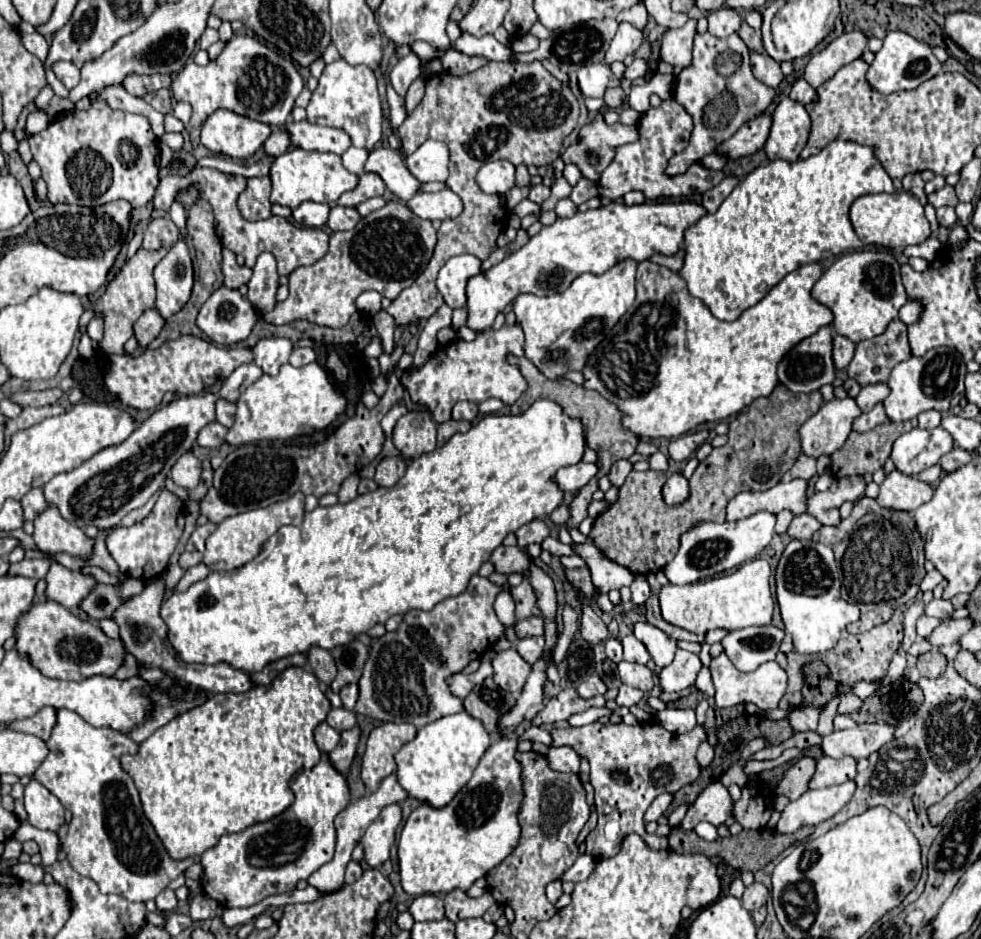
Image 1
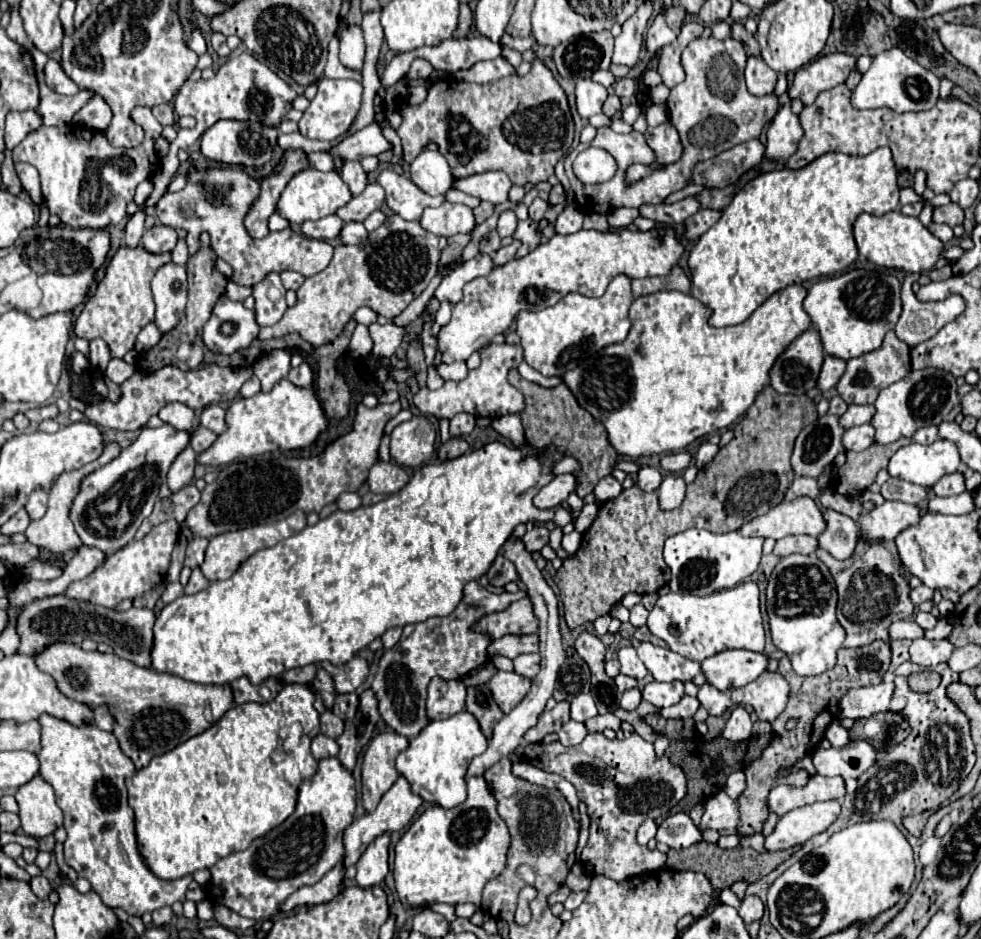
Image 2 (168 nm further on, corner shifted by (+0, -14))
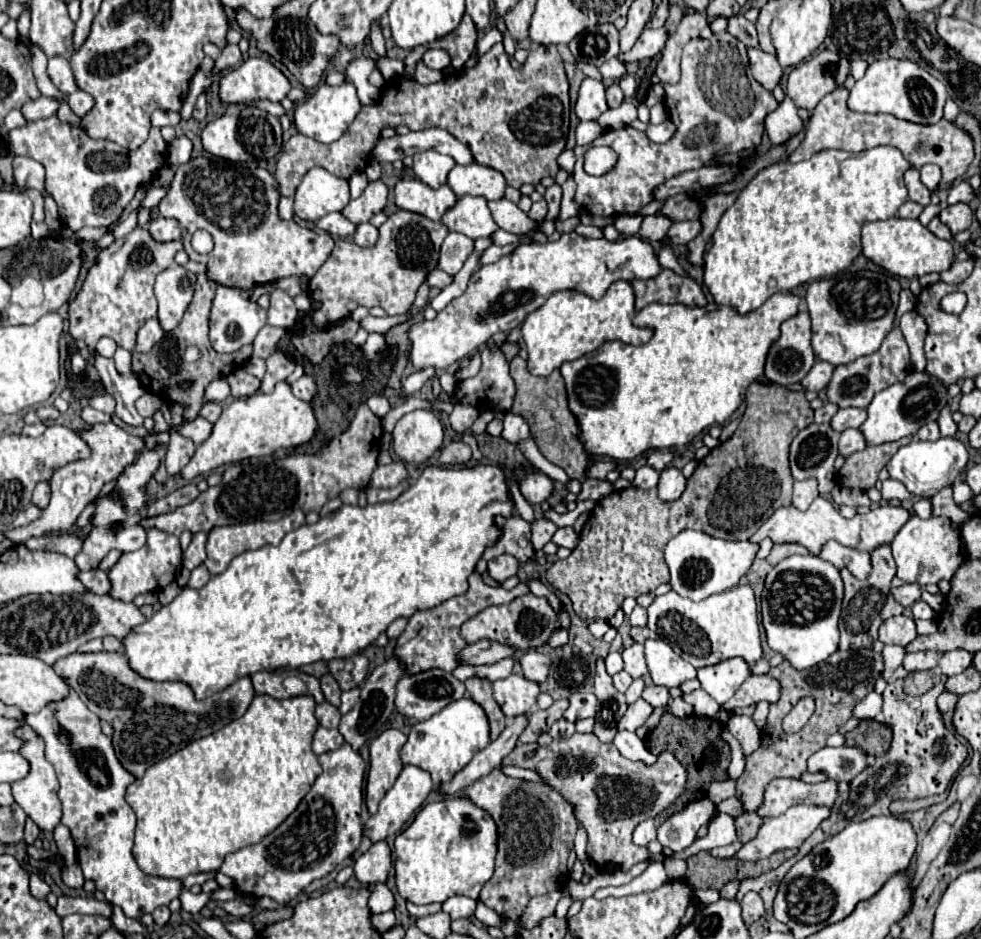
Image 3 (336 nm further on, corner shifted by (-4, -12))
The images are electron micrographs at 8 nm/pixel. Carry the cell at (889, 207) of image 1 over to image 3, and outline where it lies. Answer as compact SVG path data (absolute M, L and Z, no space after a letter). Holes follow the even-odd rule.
M893 216L889 220L865 222L861 240L863 240L863 254L869 260L873 260L877 266L901 278L925 276L929 272L943 272L953 262L953 246L947 240L937 238L919 220L905 220L905 218Z

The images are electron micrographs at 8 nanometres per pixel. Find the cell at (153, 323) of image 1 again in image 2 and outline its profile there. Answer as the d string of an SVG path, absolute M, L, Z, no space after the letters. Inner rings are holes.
M147 324L147 326L139 332L139 336L137 336L135 350L137 350L139 354L143 354L143 352L147 352L149 348L153 348L159 340L161 340L161 332L159 332L159 328L157 328L155 324Z

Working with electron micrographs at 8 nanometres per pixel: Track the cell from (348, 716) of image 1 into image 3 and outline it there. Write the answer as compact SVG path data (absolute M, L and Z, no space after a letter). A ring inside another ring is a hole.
M329 702L319 704L317 710L315 710L315 716L317 716L319 724L325 726L325 728L337 728L339 720L341 720L341 712L335 706L331 706Z

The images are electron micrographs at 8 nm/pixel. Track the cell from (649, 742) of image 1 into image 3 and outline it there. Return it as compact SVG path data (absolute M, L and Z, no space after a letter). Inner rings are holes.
M573 734L569 740L553 740L549 746L519 742L515 750L503 758L503 764L533 768L575 806L575 816L589 834L587 856L597 870L609 872L611 864L613 868L627 872L643 860L663 862L663 852L651 854L647 848L635 846L631 834L639 822L657 816L683 794L687 770L673 754L663 752L655 766L645 766L643 762L627 760L615 744L601 742L595 734Z

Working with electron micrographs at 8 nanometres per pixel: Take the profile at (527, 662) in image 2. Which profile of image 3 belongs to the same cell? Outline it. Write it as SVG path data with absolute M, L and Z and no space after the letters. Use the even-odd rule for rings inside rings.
M527 650L519 656L519 662L523 666L523 676L527 680L533 680L537 684L541 684L547 678L549 666L551 666L551 658L537 652L537 650Z

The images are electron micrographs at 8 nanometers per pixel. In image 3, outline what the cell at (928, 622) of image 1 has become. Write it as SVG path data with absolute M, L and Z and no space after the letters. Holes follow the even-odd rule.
M893 616L887 618L881 628L879 628L879 640L883 644L899 644L899 646L907 646L911 640L917 638L917 628L915 628L915 620L911 616Z

